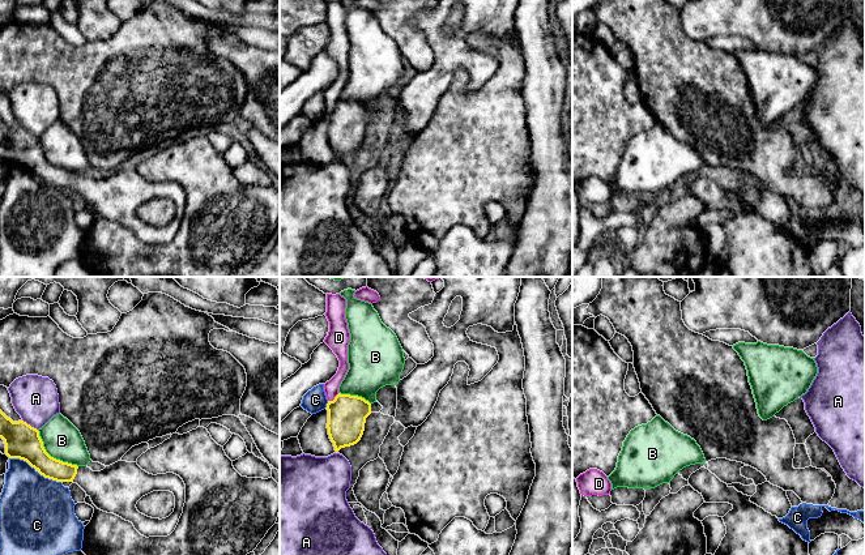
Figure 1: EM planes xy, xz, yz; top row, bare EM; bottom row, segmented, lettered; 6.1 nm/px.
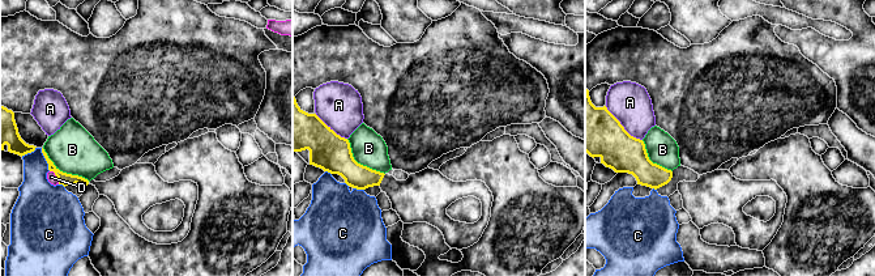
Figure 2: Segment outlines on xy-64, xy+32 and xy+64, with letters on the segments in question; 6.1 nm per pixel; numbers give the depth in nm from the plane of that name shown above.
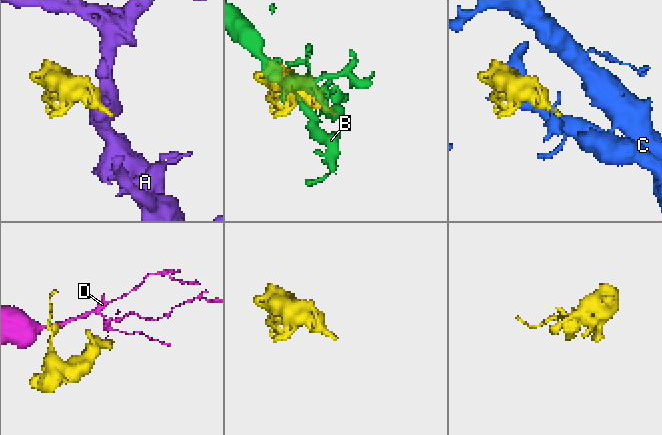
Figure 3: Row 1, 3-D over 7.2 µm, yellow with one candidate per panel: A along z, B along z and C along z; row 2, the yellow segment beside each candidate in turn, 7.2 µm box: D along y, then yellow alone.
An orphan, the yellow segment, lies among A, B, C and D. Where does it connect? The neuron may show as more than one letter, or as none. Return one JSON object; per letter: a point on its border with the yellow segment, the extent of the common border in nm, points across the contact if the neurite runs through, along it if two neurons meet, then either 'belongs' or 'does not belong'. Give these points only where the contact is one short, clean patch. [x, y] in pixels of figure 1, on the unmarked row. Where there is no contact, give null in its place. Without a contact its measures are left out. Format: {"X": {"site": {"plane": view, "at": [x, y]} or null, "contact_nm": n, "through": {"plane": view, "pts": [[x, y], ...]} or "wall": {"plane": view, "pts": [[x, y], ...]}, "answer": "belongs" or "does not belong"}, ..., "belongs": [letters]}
{"A": {"site": {"plane": "xy", "at": [29, 132]}, "contact_nm": 120, "answer": "does not belong"}, "B": {"site": {"plane": "xy", "at": [50, 163]}, "contact_nm": 340, "answer": "does not belong"}, "C": {"site": {"plane": "xy", "at": [22, 166]}, "contact_nm": 180, "answer": "does not belong"}, "D": {"site": {"plane": "xz", "at": [335, 106]}, "contact_nm": 90, "wall": {"plane": "xz", "pts": [[339, 101], [328, 109]]}, "answer": "does not belong"}, "belongs": []}

